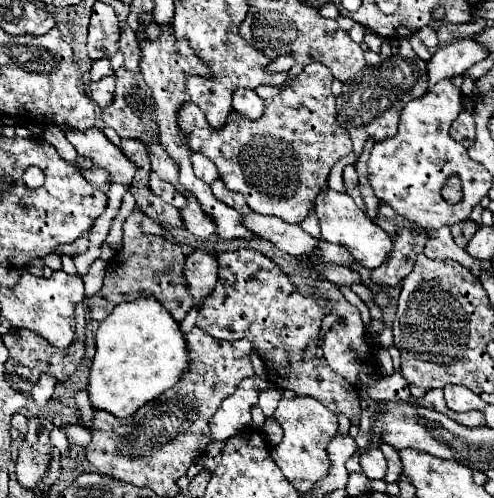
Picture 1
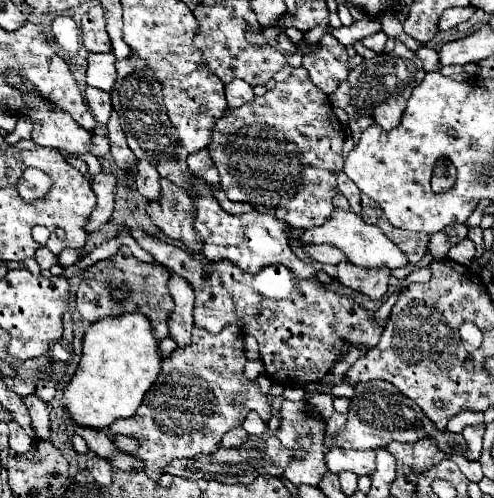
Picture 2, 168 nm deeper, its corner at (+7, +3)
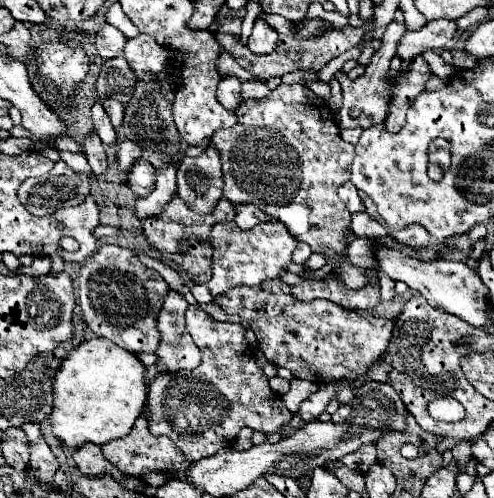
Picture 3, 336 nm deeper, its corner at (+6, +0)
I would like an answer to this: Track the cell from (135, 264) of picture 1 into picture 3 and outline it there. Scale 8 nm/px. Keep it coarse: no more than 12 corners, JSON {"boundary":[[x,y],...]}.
{"boundary":[[98,247],[78,303],[96,335],[154,353],[170,287],[130,249]]}

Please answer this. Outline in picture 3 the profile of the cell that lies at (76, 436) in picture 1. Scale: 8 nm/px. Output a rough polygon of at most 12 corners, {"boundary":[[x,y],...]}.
{"boundary":[[82,445],[74,451],[78,469],[96,477],[114,467],[98,445]]}

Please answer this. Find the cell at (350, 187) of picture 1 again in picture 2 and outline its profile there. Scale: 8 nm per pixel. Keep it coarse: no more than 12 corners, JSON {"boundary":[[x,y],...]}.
{"boundary":[[345,172],[337,176],[339,192],[349,200],[351,210],[361,214],[359,190]]}

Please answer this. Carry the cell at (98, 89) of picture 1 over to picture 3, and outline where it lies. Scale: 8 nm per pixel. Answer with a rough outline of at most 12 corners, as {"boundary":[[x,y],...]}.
{"boundary":[[100,101],[92,105],[94,131],[102,143],[116,141],[116,131]]}

